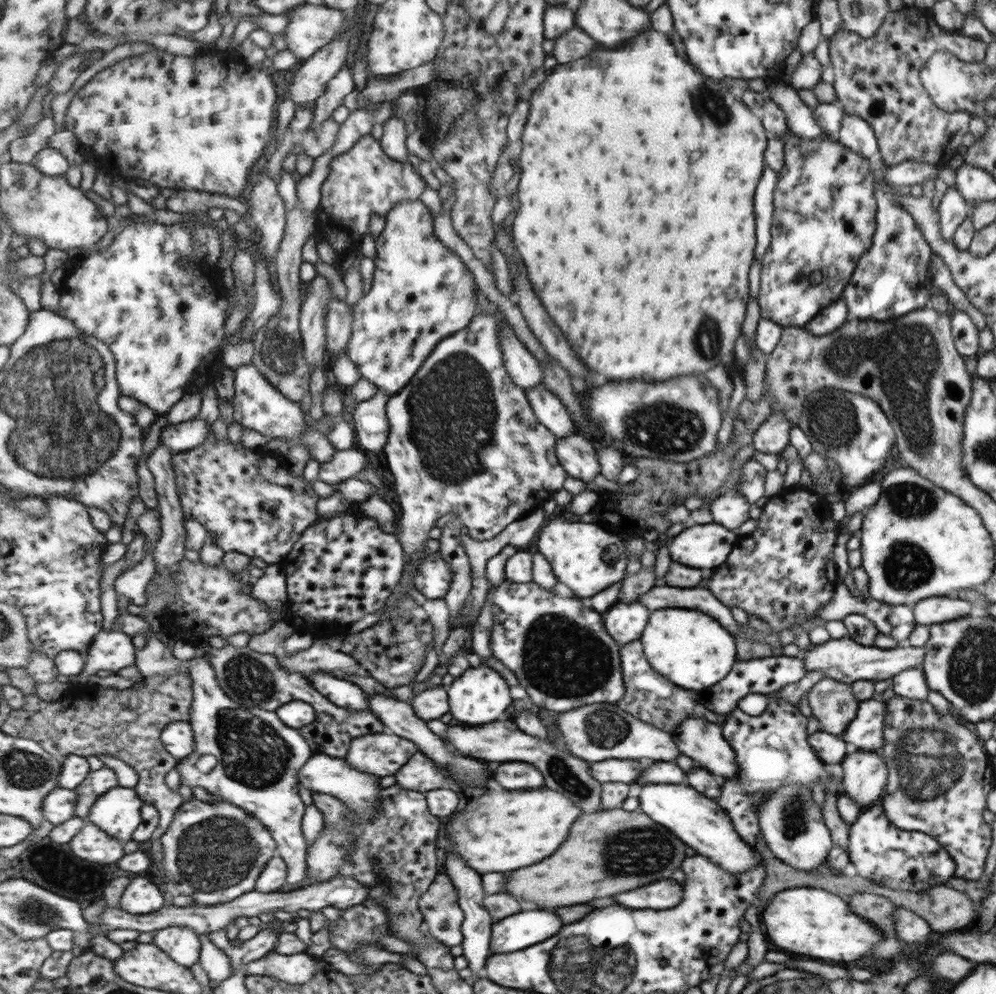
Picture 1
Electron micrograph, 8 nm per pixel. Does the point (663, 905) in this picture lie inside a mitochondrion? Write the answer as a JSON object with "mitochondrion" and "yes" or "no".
{"mitochondrion":"no"}

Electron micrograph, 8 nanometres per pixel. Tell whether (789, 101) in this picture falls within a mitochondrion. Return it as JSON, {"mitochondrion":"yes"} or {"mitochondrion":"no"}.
{"mitochondrion":"no"}

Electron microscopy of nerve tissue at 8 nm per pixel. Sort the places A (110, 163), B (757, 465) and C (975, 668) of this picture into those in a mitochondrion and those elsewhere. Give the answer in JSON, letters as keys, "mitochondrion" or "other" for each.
{"A":"other","B":"other","C":"mitochondrion"}

